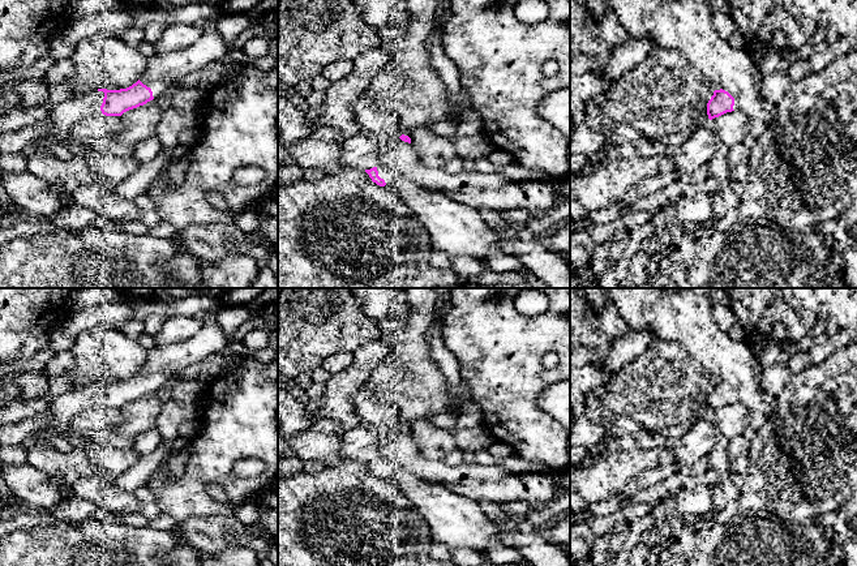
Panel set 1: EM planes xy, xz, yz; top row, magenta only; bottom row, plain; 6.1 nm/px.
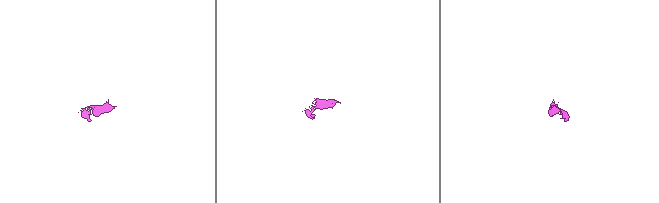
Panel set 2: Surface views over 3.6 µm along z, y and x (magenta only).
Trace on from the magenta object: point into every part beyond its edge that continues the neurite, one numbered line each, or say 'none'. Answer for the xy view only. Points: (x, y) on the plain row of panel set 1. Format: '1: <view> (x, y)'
1: xy (162, 363)
2: xy (65, 407)

